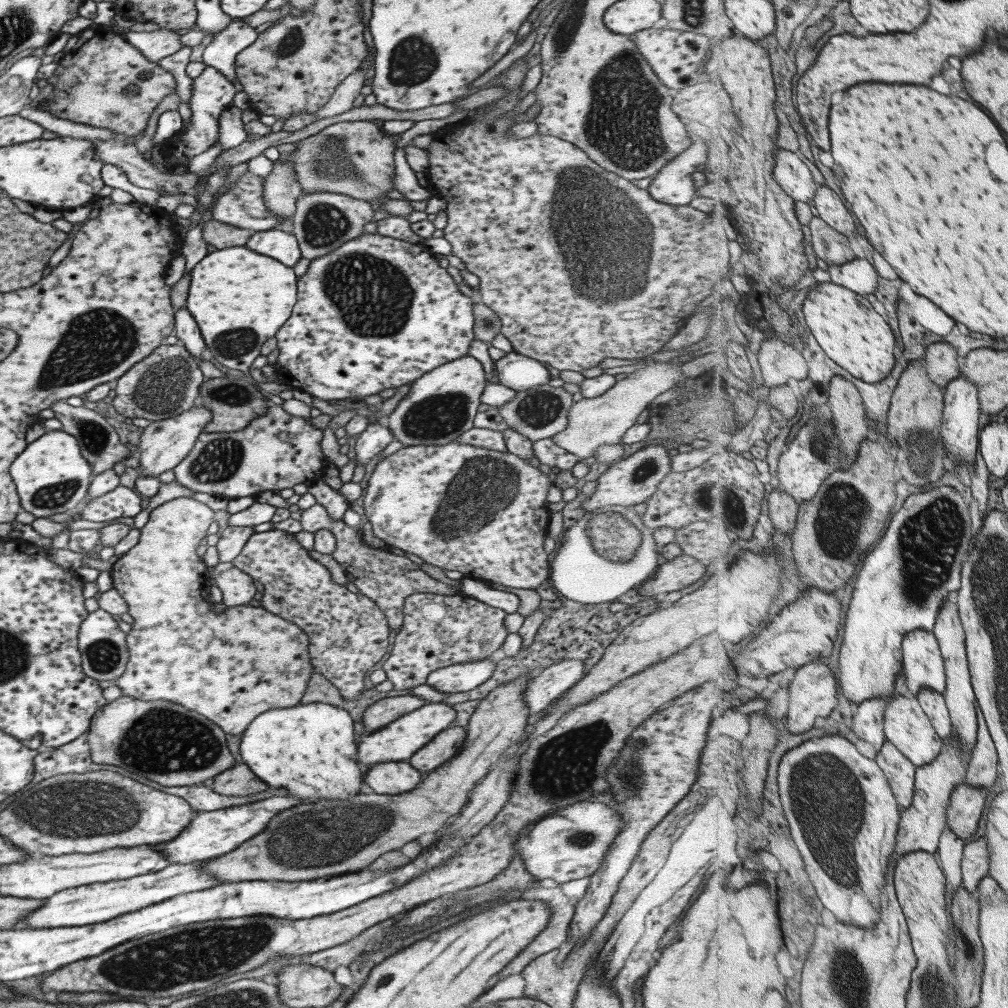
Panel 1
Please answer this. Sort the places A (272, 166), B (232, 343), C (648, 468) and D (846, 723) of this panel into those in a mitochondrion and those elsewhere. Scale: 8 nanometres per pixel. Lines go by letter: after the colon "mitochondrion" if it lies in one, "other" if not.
A: other
B: mitochondrion
C: mitochondrion
D: other

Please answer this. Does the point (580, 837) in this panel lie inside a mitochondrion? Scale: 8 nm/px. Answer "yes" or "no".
yes

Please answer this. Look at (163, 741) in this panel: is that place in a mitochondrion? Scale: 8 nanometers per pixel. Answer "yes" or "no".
yes

